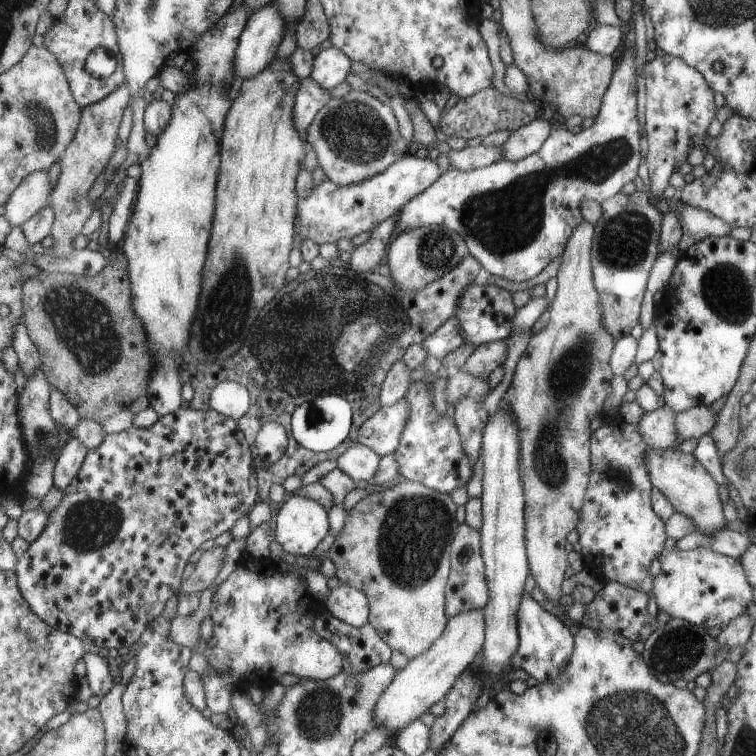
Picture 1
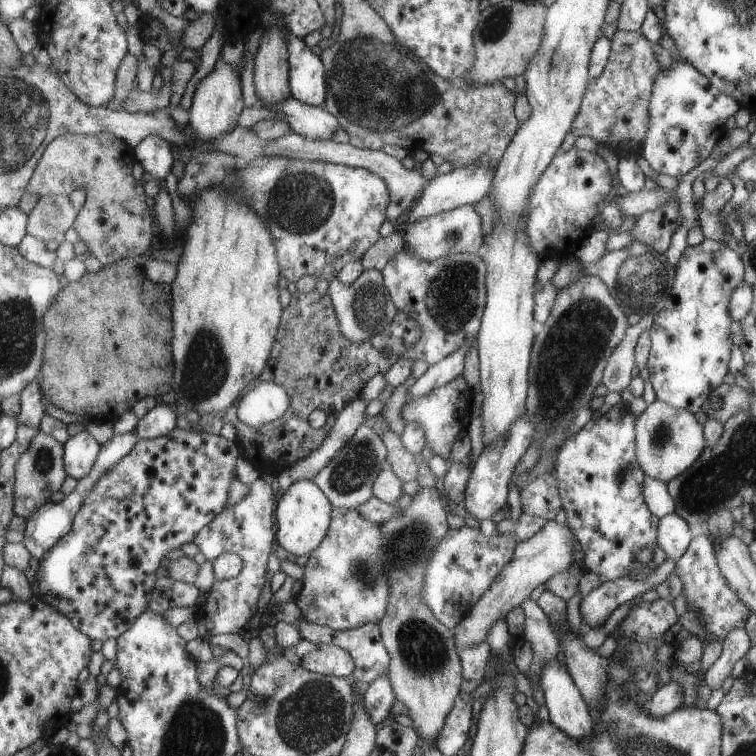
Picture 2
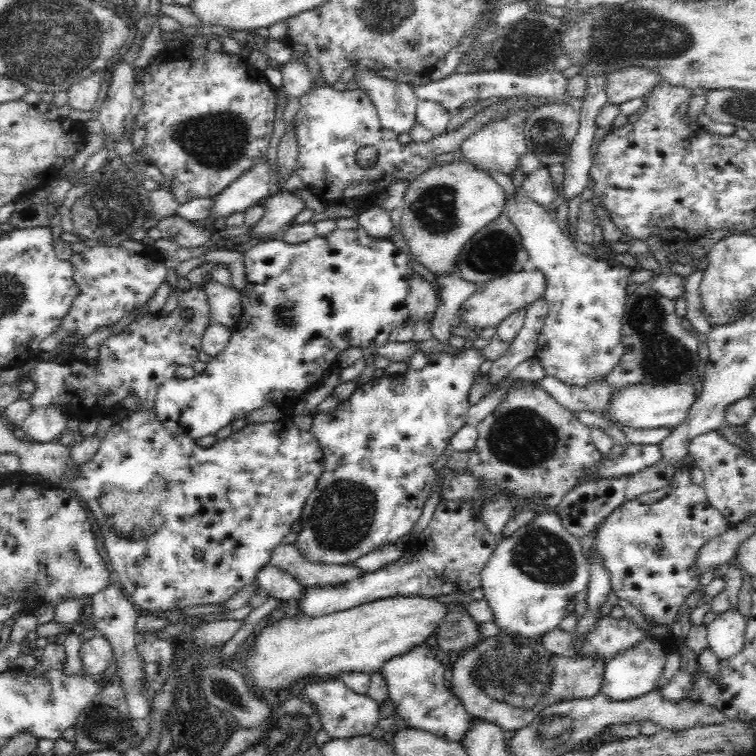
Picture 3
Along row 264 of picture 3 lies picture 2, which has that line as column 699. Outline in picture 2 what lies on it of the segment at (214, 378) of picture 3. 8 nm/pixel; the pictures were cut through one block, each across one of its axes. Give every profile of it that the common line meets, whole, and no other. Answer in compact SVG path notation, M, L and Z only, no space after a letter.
M704 238L698 245L686 245L683 249L674 268L669 298L656 312L648 328L650 347L644 366L647 367L648 381L652 384L658 401L679 410L686 410L692 415L701 415L704 402L727 374L727 360L731 350L730 324L733 321L729 314L729 302L734 289L743 280L743 258L725 243Z

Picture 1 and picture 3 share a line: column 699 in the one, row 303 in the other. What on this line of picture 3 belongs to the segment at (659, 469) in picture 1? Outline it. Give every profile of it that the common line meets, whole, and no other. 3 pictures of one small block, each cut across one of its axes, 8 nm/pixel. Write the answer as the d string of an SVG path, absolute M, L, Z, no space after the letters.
M526 266L522 271L509 272L508 274L498 276L492 281L488 281L486 285L478 286L478 288L471 293L471 295L466 299L462 309L460 311L460 316L456 318L462 318L466 321L464 325L465 328L470 327L496 327L498 324L502 323L503 319L510 317L514 312L520 309L526 309L536 302L536 300L543 298L546 290L546 280L542 271L538 270L536 267Z

